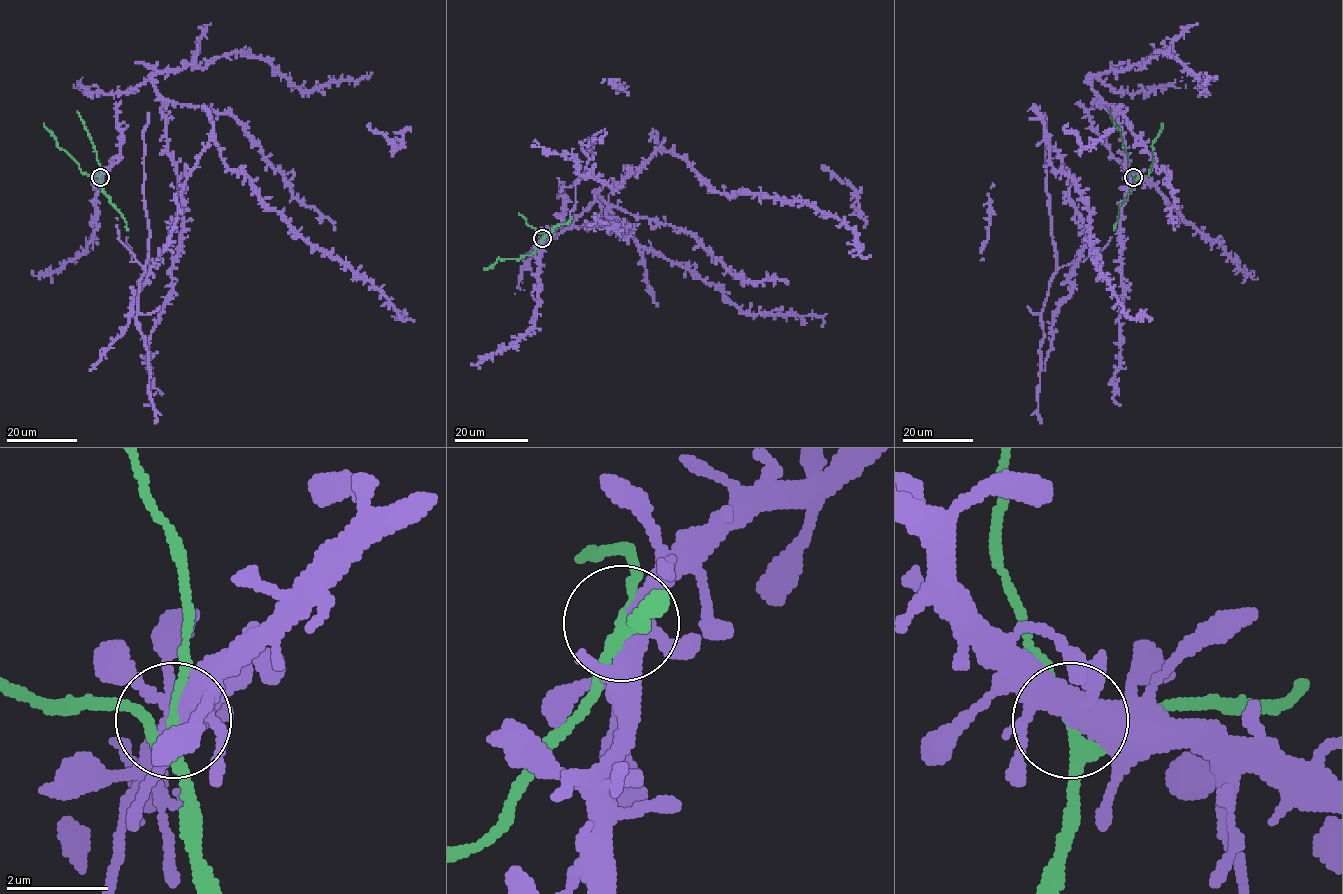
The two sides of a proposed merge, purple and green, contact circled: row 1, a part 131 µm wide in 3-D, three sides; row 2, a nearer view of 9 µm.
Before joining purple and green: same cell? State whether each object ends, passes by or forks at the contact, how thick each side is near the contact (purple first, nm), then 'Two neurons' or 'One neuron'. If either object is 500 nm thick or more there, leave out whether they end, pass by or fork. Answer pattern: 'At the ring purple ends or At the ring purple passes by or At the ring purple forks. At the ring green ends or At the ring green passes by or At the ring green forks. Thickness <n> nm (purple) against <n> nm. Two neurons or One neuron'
At the ring purple forks. At the ring green forks. Thickness 400 nm (purple) against 200 nm. One neuron

